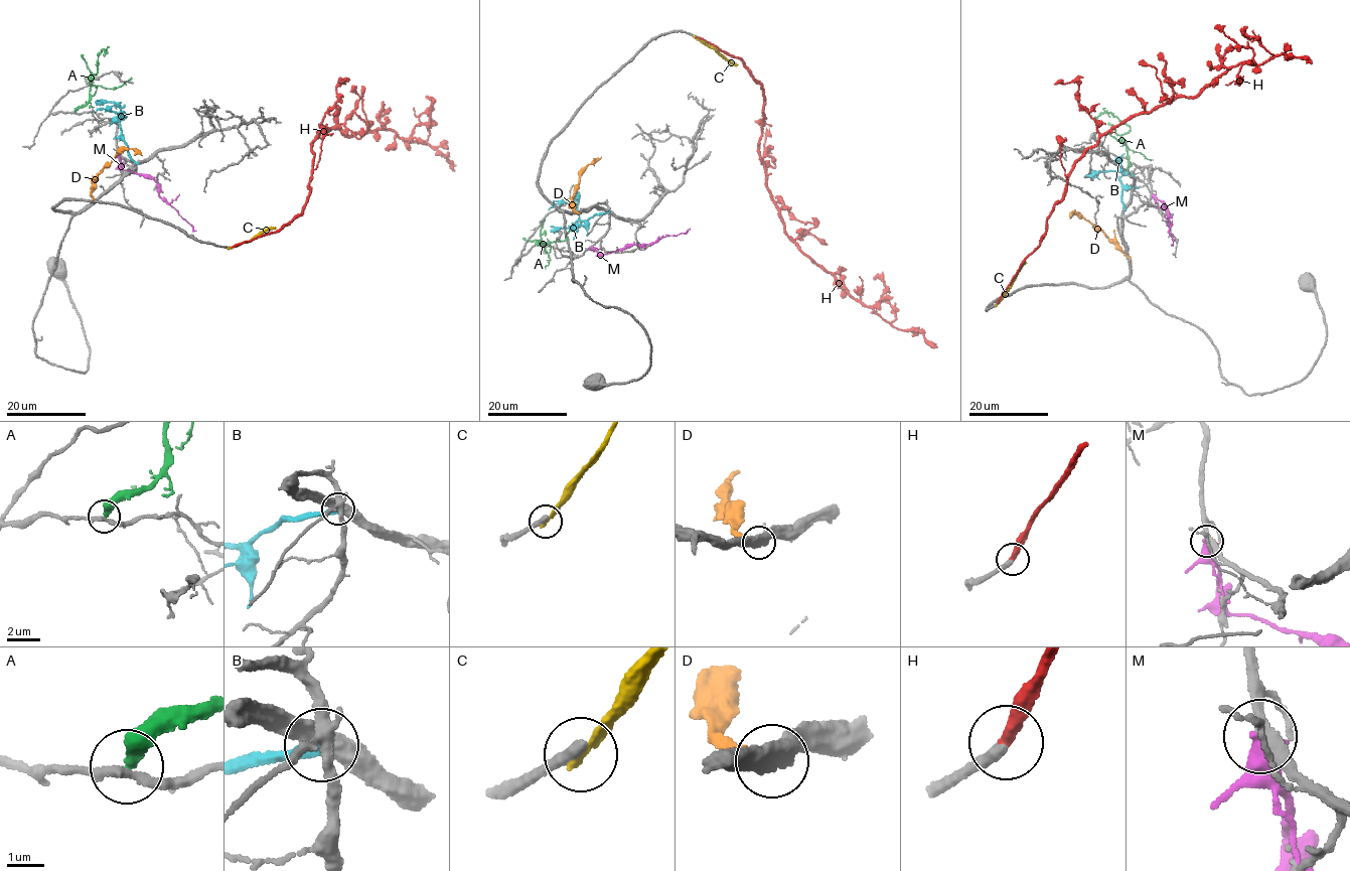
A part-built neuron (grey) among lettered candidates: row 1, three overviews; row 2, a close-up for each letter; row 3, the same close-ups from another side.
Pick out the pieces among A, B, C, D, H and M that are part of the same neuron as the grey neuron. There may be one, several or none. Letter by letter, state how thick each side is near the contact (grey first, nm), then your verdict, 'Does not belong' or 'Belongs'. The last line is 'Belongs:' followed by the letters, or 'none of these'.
A: Thickness 240 nm (grey) against 380 nm. Does not belong
B: Thickness 480 nm (grey) against 360 nm. Does not belong
C: Thickness 400 nm (grey) against 280 nm. Does not belong
D: Thickness 550 nm (grey) against 260 nm. Does not belong
H: Thickness 320 nm (grey) against 320 nm. Belongs
M: Thickness 280 nm (grey) against 550 nm. Does not belong
Belongs: H

